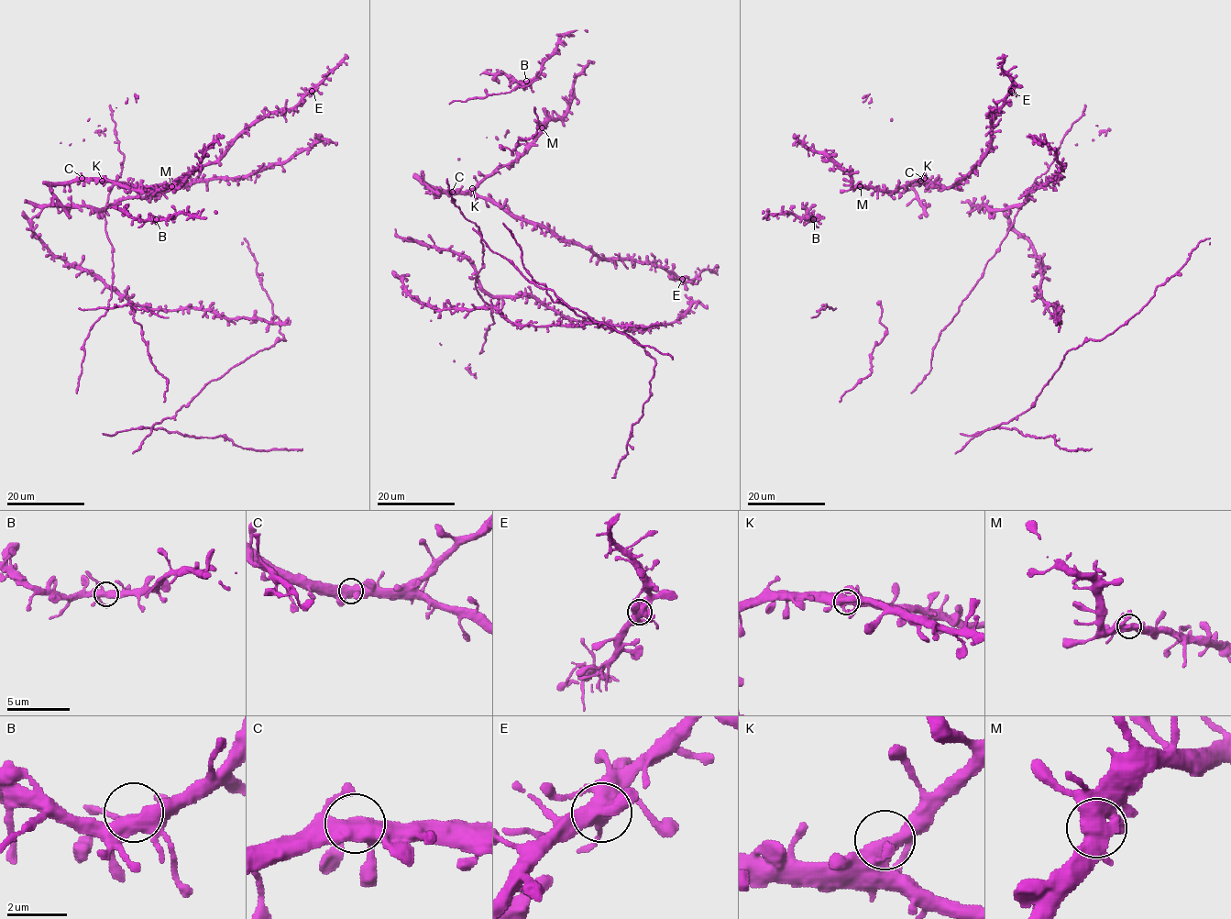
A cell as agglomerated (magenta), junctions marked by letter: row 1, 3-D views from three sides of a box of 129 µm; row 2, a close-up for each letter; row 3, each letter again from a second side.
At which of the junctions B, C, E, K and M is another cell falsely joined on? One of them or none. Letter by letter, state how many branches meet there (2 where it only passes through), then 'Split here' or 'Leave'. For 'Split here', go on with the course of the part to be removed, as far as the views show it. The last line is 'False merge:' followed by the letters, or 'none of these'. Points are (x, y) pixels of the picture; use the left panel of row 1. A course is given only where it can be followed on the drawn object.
B: Branches: 4. Leave
C: Branches: 4. Leave
E: Branches: 5. Leave
K: Branches: 4. Leave
M: Branches: 4. Leave
False merge: none of these

